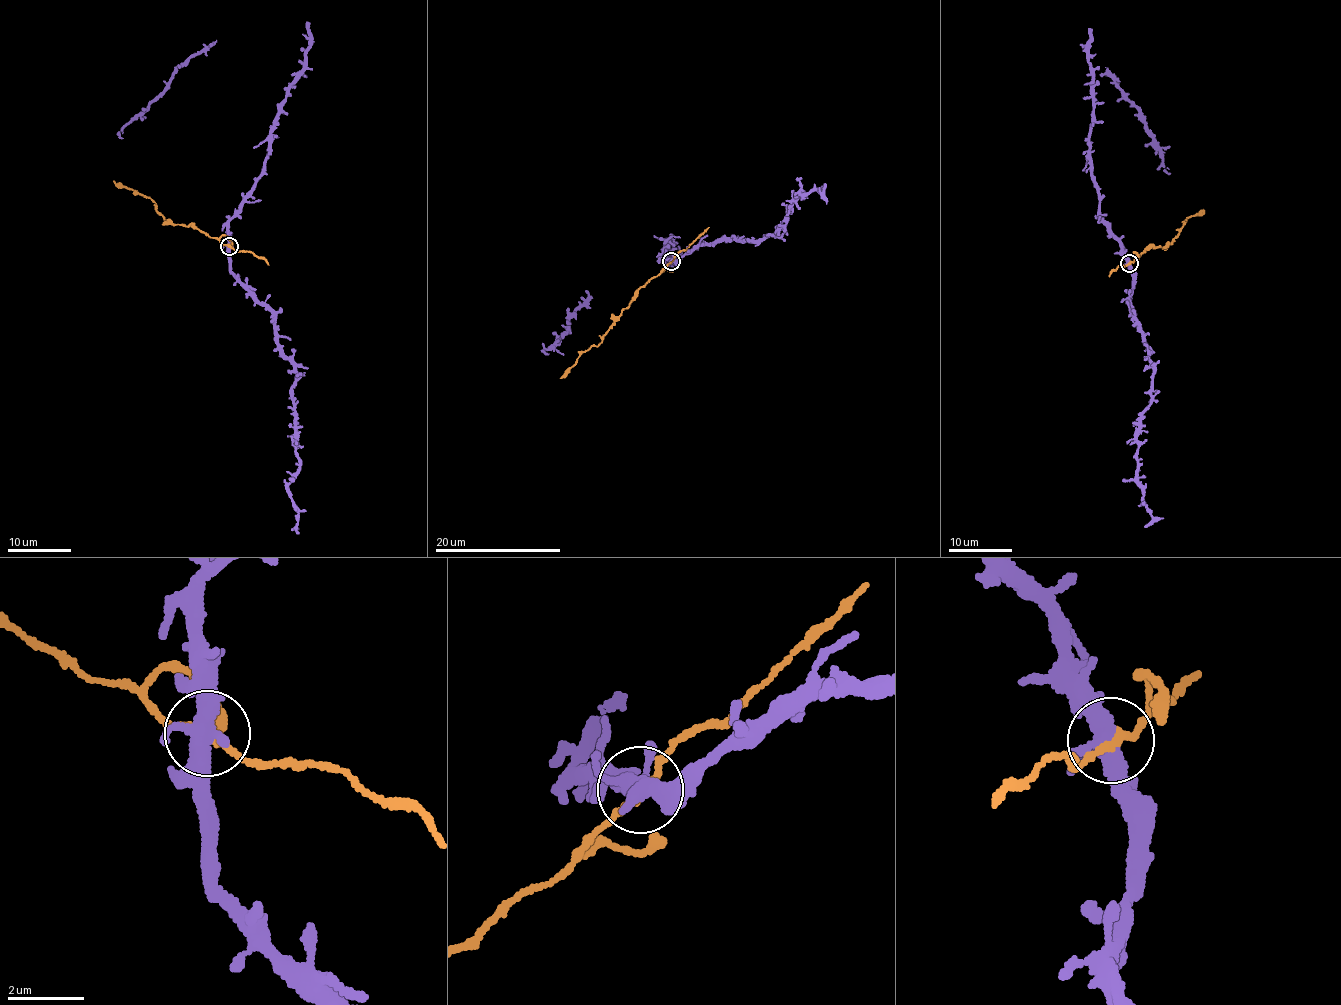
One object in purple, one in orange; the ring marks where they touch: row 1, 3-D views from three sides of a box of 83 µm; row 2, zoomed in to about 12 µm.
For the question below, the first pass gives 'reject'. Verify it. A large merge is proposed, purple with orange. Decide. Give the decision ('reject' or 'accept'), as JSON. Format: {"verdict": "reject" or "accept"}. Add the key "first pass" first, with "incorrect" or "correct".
{"first pass": "correct", "verdict": "reject"}

